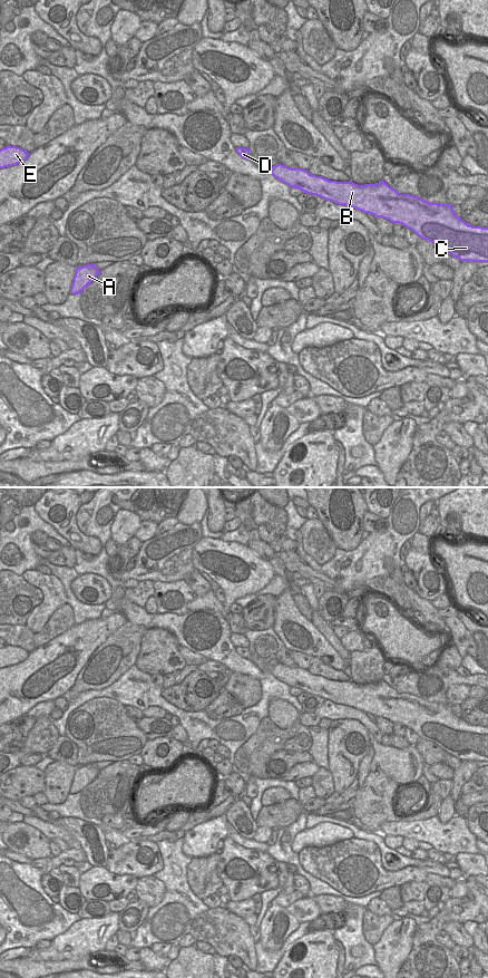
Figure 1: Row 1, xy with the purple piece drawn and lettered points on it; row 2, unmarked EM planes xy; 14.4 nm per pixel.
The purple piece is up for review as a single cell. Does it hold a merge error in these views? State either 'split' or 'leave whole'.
leave whole

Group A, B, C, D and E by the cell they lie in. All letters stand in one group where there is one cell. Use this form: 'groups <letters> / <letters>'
groups A B C D E

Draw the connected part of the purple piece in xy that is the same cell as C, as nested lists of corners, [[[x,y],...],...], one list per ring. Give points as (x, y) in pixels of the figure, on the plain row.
[[[282,664],[272,667],[266,665],[266,667],[276,679],[290,687],[299,688],[303,693],[320,696],[339,705],[353,707],[375,717],[389,719],[393,724],[402,724],[420,738],[435,743],[460,761],[488,762],[488,727],[467,724],[455,714],[449,704],[429,703],[410,694],[399,694],[383,679],[375,684],[358,685],[352,680],[329,680],[322,676],[310,674],[308,669],[291,668]]]

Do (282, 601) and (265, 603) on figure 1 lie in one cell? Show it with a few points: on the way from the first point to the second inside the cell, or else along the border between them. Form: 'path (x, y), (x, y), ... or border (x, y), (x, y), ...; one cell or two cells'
border (276, 597), (273, 625), (271, 627); two cells

